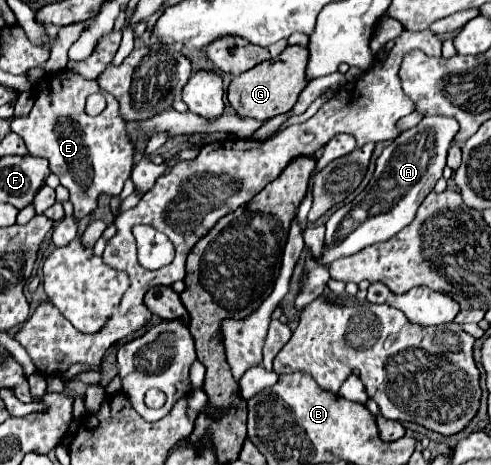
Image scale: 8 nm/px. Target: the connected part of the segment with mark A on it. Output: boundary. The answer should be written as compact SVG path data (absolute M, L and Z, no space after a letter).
M424 117L416 127L398 135L376 159L372 181L362 197L350 205L338 207L326 223L326 253L324 263L332 263L340 255L354 255L360 249L388 241L402 231L416 215L424 197L442 177L446 151L458 131L458 121L452 117Z

